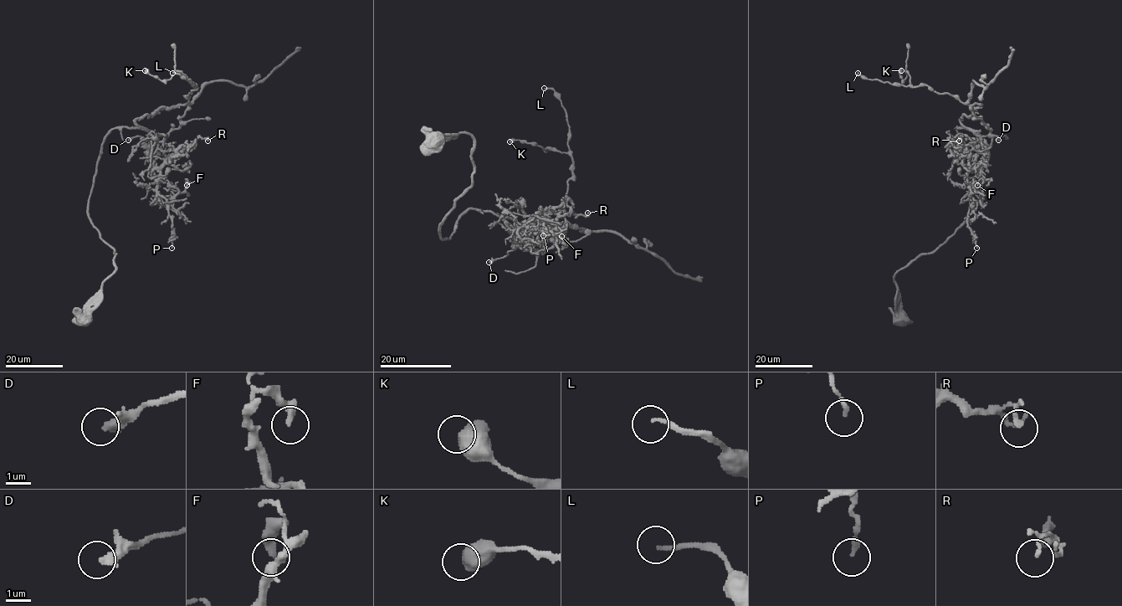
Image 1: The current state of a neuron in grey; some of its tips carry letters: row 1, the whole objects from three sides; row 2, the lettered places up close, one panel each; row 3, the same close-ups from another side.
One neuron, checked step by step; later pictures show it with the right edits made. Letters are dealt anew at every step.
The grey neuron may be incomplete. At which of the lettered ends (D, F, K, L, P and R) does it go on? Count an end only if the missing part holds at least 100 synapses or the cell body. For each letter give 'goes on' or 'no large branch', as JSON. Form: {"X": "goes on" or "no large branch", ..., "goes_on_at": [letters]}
{"D": "no large branch", "F": "no large branch", "K": "no large branch", "L": "no large branch", "P": "no large branch", "R": "no large branch", "goes_on_at": []}

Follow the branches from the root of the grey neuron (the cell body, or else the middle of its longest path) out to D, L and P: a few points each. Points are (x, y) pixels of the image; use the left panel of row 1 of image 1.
D: (82, 318), (115, 269), (88, 213), (97, 161), (115, 128), (143, 127), (149, 146), (128, 140)
L: (82, 318), (115, 269), (88, 213), (101, 145), (113, 129), (189, 105), (196, 84), (172, 73)
P: (82, 318), (115, 269), (115, 251), (88, 213), (101, 145), (113, 129), (148, 132), (171, 248)

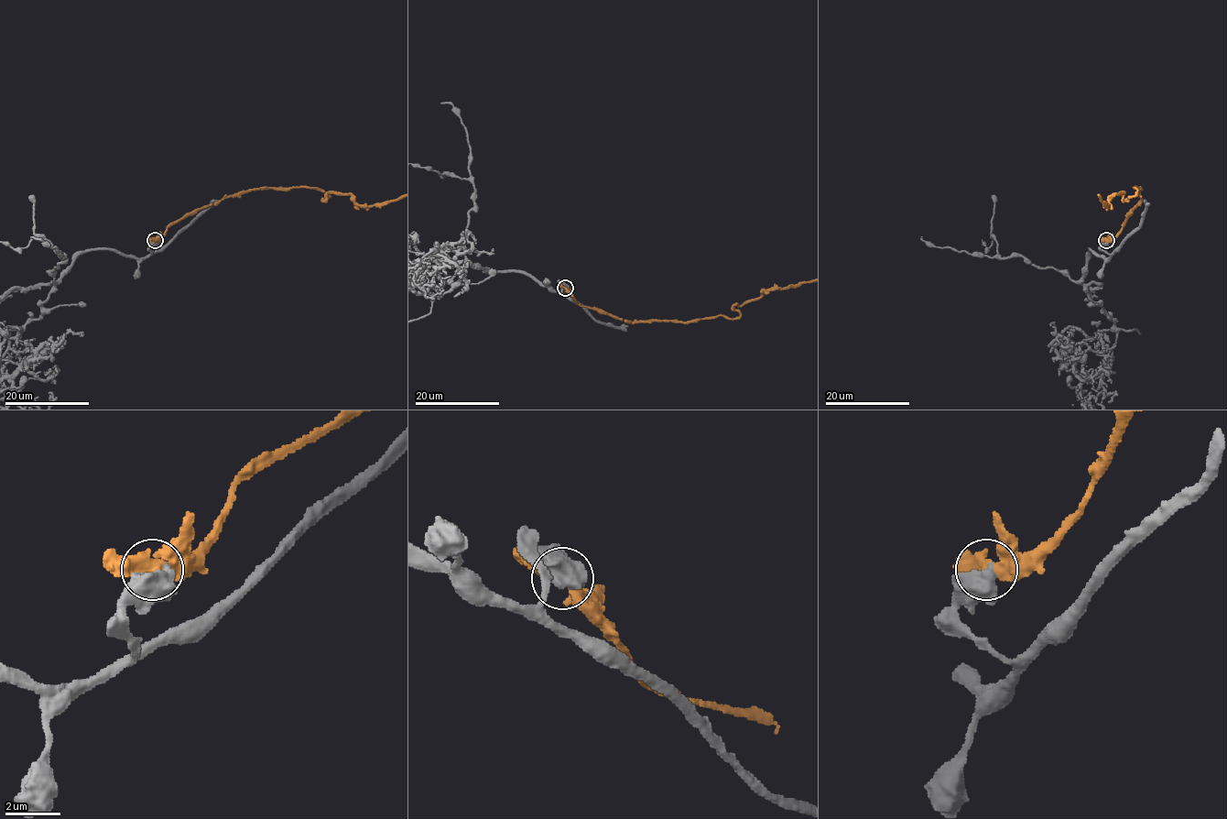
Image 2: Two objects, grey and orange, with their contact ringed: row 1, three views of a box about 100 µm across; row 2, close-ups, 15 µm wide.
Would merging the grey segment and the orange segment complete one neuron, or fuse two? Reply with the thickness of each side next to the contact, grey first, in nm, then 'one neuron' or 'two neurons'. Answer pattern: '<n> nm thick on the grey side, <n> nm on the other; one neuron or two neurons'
850 nm thick on the grey side, 400 nm on the other; two neurons

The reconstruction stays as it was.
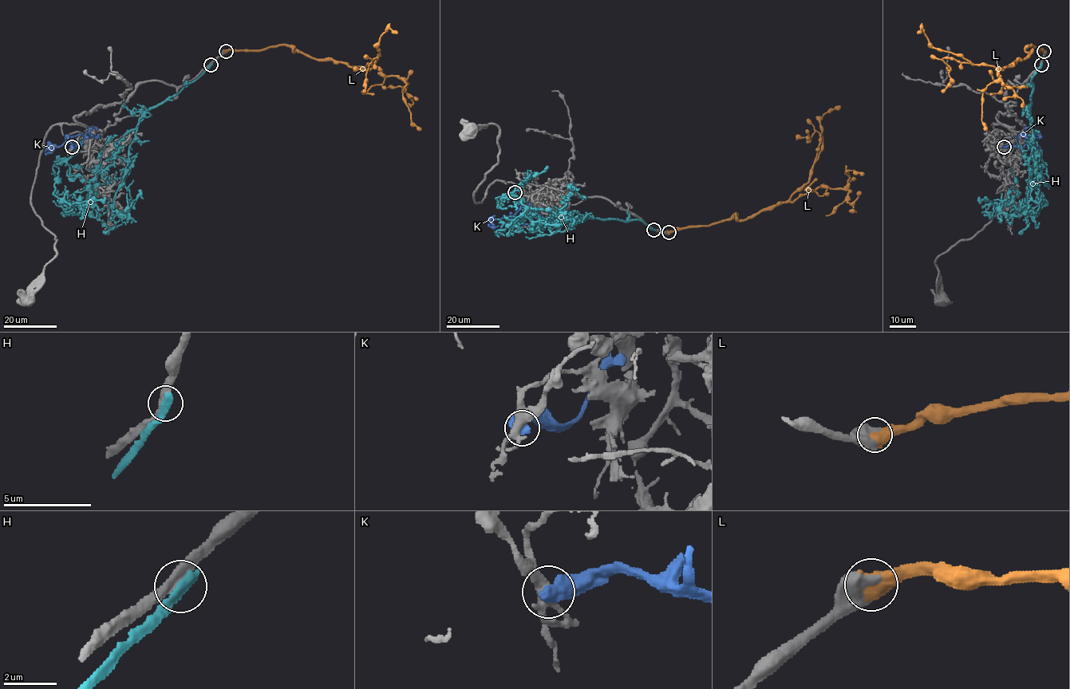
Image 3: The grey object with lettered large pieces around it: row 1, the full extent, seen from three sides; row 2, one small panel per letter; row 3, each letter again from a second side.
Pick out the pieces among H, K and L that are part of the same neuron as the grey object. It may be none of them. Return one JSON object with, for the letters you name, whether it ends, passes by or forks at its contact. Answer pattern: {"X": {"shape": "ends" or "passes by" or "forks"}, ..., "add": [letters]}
{"L": {"shape": "ends"}, "add": ["L"]}

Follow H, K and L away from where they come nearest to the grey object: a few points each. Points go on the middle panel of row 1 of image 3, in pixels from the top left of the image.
H: (653, 229), (641, 220), (588, 216), (557, 224), (534, 217), (511, 193), (496, 198), (497, 202), (502, 198)
K: (515, 192), (515, 197), (520, 208), (511, 217), (493, 221), (492, 227), (488, 224)
L: (669, 232), (722, 222), (736, 213), (744, 221), (820, 187), (842, 189), (846, 171), (863, 175)

